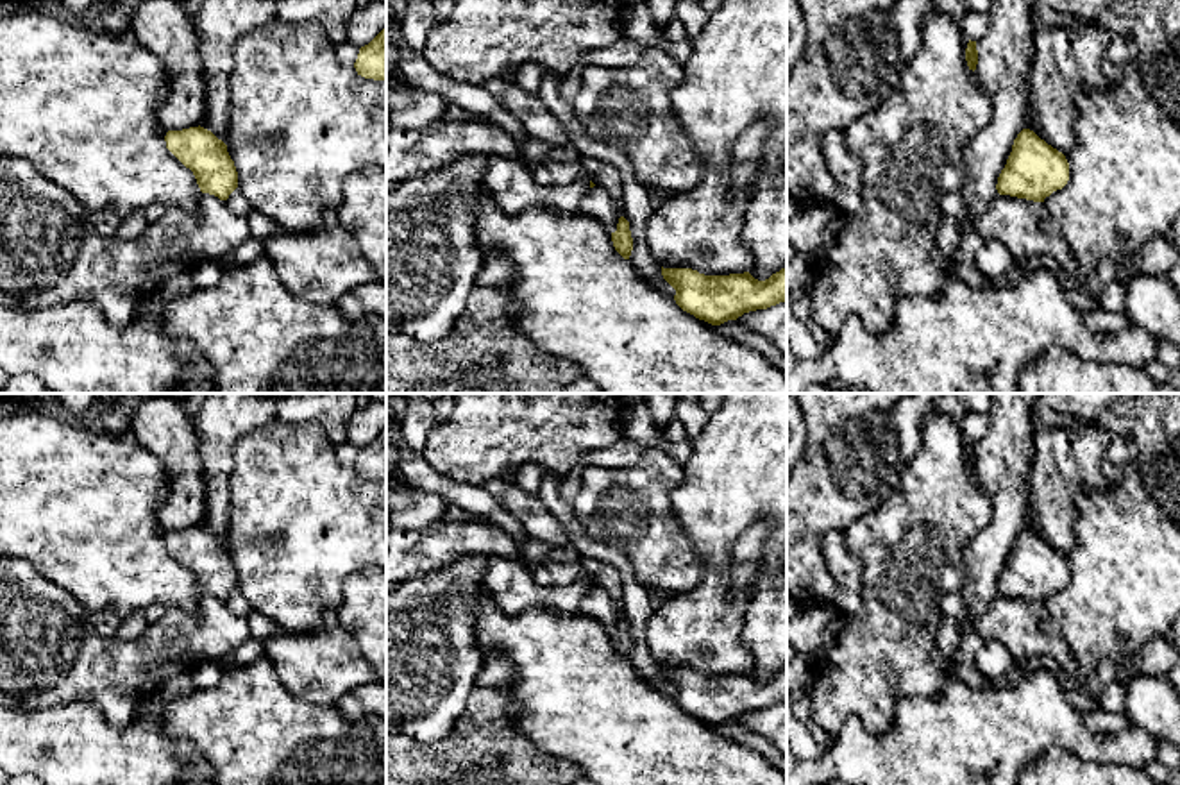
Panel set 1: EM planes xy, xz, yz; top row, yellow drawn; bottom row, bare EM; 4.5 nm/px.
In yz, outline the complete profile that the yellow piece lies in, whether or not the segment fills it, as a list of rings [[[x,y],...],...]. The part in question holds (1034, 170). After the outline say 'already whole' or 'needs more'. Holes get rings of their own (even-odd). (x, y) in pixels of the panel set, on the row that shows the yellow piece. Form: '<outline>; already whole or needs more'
[[[1023,129],[1014,139],[1012,152],[998,177],[999,195],[1044,202],[1069,181],[1069,163],[1062,152]]]; already whole

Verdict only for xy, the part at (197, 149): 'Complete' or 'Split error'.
Complete

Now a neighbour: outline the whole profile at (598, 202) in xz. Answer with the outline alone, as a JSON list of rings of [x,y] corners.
[[[594,186],[579,200],[577,215],[594,216],[599,220],[610,234],[617,231],[619,218],[622,213],[622,200],[613,198],[604,188]]]

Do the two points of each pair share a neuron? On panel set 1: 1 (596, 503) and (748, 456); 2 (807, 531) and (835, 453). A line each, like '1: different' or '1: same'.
1: different
2: same

